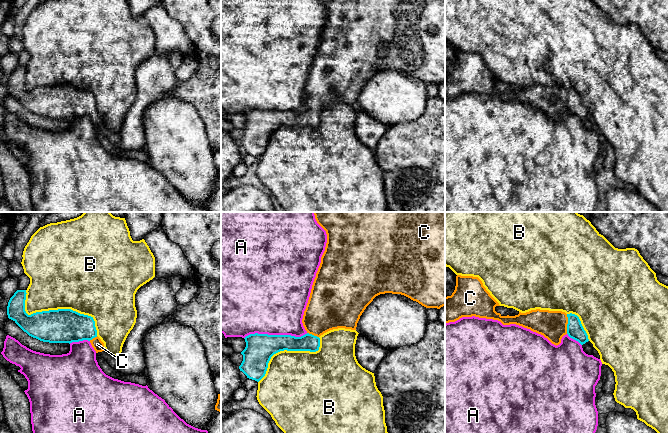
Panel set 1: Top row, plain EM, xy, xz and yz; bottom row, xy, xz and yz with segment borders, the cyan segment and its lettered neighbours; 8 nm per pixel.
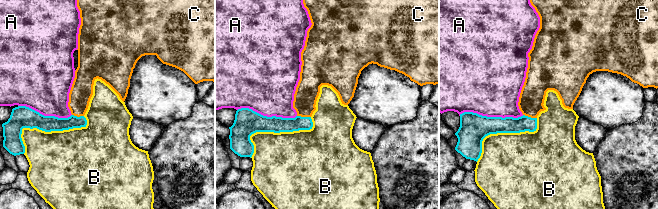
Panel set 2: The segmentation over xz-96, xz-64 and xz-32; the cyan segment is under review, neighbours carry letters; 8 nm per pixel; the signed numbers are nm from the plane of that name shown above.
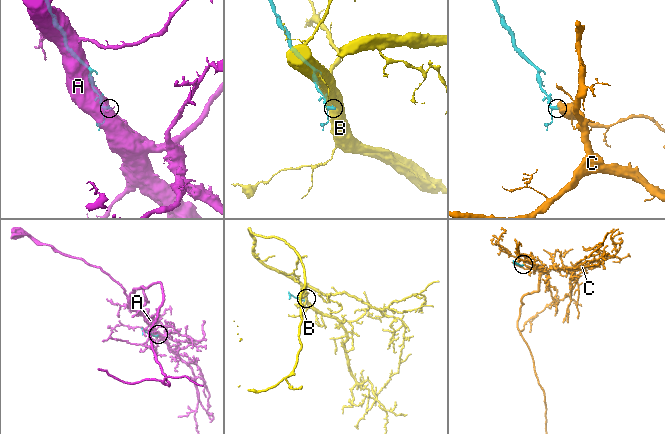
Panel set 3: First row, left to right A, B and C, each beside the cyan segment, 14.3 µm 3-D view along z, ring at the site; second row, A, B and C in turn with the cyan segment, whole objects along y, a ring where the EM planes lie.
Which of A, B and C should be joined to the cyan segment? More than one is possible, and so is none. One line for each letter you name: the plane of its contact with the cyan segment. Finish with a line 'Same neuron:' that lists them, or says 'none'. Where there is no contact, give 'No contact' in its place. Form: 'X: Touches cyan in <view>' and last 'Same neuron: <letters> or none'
C: Touches cyan in yz
Same neuron: C

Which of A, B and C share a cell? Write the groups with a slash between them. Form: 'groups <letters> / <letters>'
groups A / B / C

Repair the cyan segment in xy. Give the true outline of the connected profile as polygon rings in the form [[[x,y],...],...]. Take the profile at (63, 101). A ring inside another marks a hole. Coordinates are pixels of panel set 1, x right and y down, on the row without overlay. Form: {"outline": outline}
{"outline": [[[17,66],[7,82],[8,94],[13,96],[29,112],[49,119],[72,119],[88,116],[96,129],[105,127],[104,119],[97,112],[93,93],[71,85],[58,85],[36,88],[28,91],[25,87],[26,66]]]}

